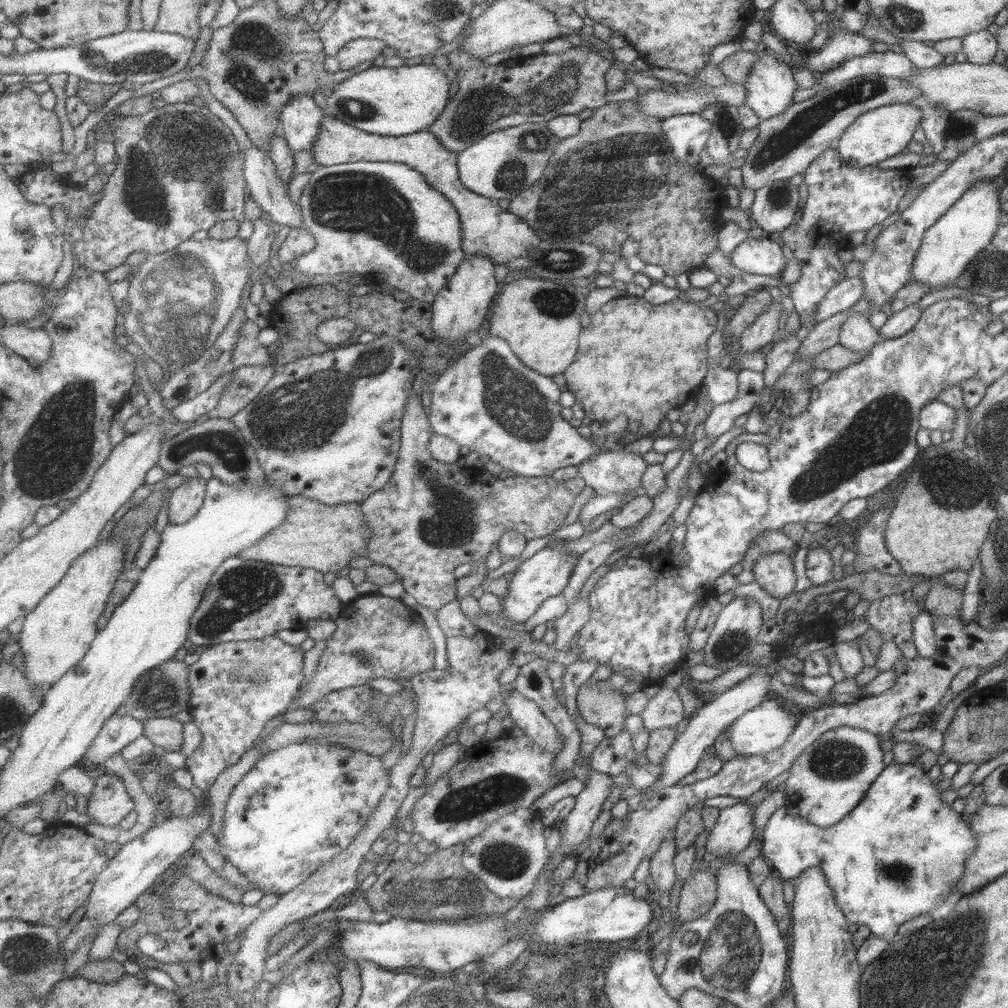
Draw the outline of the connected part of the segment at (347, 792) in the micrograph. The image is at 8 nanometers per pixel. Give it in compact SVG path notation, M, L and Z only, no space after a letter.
M304 741L290 744L290 746L275 750L270 754L263 755L259 763L253 768L244 780L241 780L231 793L230 799L226 806L224 824L220 834L218 834L218 842L222 847L222 854L237 866L241 874L249 877L253 881L255 888L262 890L265 894L271 893L278 897L291 892L293 888L303 884L313 872L333 860L335 855L343 852L360 835L361 830L368 824L373 811L377 811L377 806L381 803L383 795L389 791L390 770L383 766L380 753L376 755L368 754L364 751L355 751L351 748L341 747L338 744L315 743L312 741Z

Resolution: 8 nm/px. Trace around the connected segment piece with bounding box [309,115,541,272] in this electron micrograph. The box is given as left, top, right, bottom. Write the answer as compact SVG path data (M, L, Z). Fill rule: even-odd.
M326 115L319 139L313 149L309 150L316 166L333 166L348 162L400 162L423 173L429 184L444 193L460 215L464 252L485 256L496 262L504 263L511 271L525 272L530 266L529 250L539 248L541 236L528 226L519 216L510 210L503 210L497 200L481 196L469 190L461 180L458 158L460 153L451 151L441 143L441 139L433 131L425 130L405 136L381 136L365 132L352 124L347 124L333 116Z

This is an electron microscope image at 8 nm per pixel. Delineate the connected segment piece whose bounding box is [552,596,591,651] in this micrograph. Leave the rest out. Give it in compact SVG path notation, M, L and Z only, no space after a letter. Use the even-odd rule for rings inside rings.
M579 596L577 602L569 604L567 612L554 623L556 642L553 644L557 650L569 650L569 642L580 634L581 629L589 623L589 615L591 614L589 606L589 598Z

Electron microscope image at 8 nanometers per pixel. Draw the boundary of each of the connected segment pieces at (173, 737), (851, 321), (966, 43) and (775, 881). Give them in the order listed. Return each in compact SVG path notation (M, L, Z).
M174 717L150 719L144 722L145 736L167 752L179 753L185 744L184 724Z
M849 313L839 329L838 344L850 352L866 352L881 342L878 330L861 313Z
M983 29L962 37L960 58L973 64L985 64L997 54L997 49L996 37Z
M770 868L767 877L763 883L759 885L757 892L763 903L765 903L765 906L769 909L771 915L773 915L779 933L785 934L787 928L791 926L792 920L789 906L784 900L781 877L775 869Z

